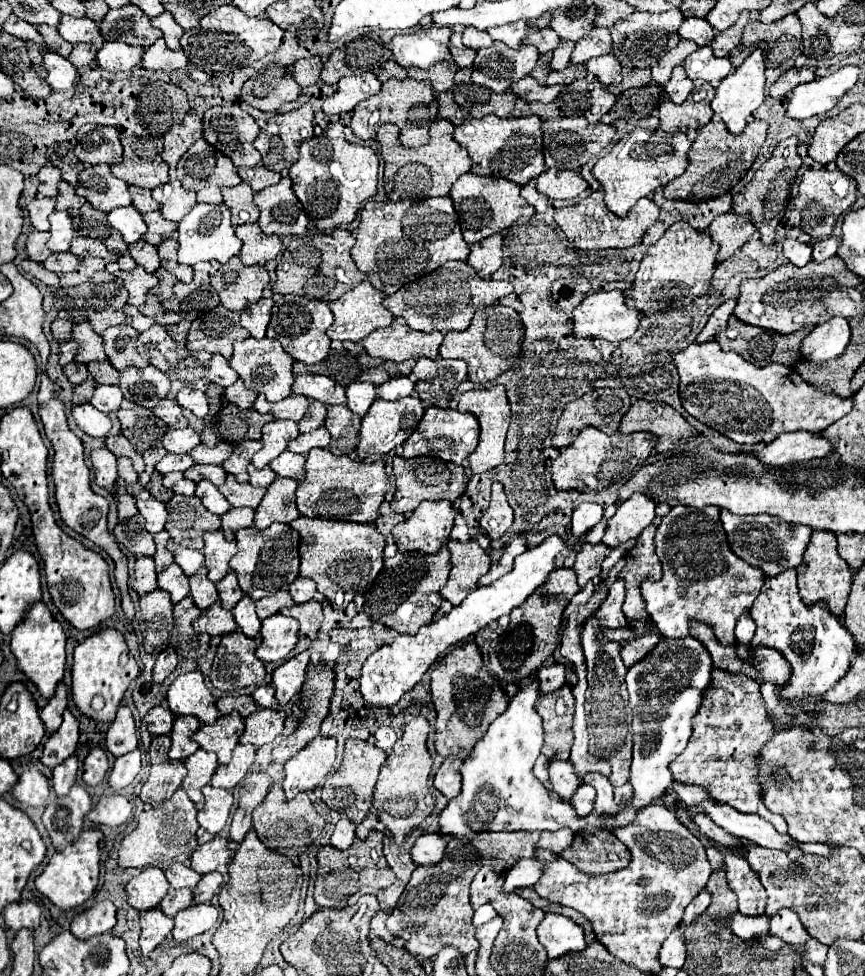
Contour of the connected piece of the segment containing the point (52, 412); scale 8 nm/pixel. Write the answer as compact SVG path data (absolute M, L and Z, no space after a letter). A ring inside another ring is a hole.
M38 397L38 403L40 403L40 417L44 423L44 433L52 441L52 447L56 451L54 453L54 465L52 465L52 477L54 477L54 485L56 485L54 495L56 495L56 503L58 503L62 521L70 529L74 529L76 533L88 537L94 545L102 547L114 559L114 563L116 563L116 585L122 593L122 609L124 609L126 619L132 619L134 617L134 605L132 605L132 597L128 595L128 559L124 557L124 553L116 545L114 535L106 527L108 501L90 489L90 469L84 463L84 443L74 435L74 431L70 431L62 399Z

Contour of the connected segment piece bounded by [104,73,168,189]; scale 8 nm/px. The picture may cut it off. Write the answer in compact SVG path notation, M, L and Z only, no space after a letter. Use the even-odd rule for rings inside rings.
M126 73L126 77L130 77L130 79L128 81L122 79L122 85L128 85L128 87L134 87L134 89L118 93L118 97L114 99L114 111L104 115L104 121L106 121L104 125L112 125L112 127L118 129L120 141L122 141L122 147L124 147L124 161L120 165L114 165L112 167L112 173L116 177L120 177L122 181L126 181L128 185L138 185L138 187L154 189L160 183L166 183L168 181L168 165L164 163L164 159L160 155L164 135L152 135L148 129L144 129L140 125L138 117L136 117L136 109L138 109L138 97L140 97L142 87L144 85L150 85L150 83L156 83L156 81L146 81L146 79L140 79L140 77L136 79L130 73Z

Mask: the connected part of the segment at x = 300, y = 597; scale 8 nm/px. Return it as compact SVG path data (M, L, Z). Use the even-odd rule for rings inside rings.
M298 577L298 579L288 587L288 591L290 591L290 595L292 595L292 599L294 599L296 603L306 603L306 601L310 601L310 599L314 597L314 593L316 593L316 583L314 583L312 579L308 579L308 577Z

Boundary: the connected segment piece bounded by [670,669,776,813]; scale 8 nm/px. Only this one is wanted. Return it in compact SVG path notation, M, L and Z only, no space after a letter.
M712 671L712 685L704 693L704 705L696 715L688 747L670 765L674 781L702 785L720 803L730 803L744 813L758 813L760 789L756 785L758 755L776 731L768 721L760 685L748 677Z

